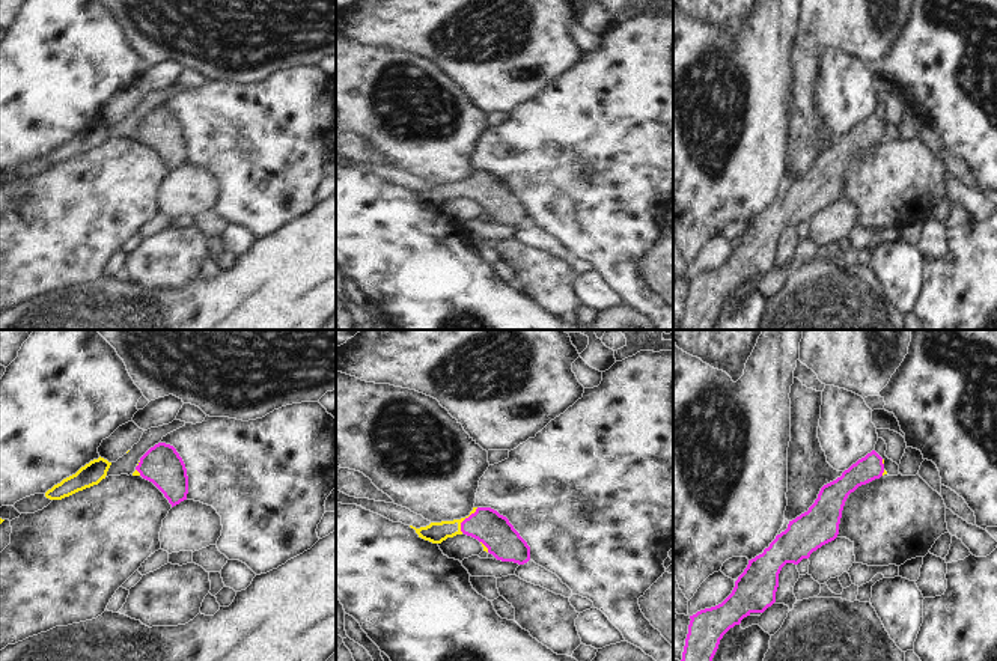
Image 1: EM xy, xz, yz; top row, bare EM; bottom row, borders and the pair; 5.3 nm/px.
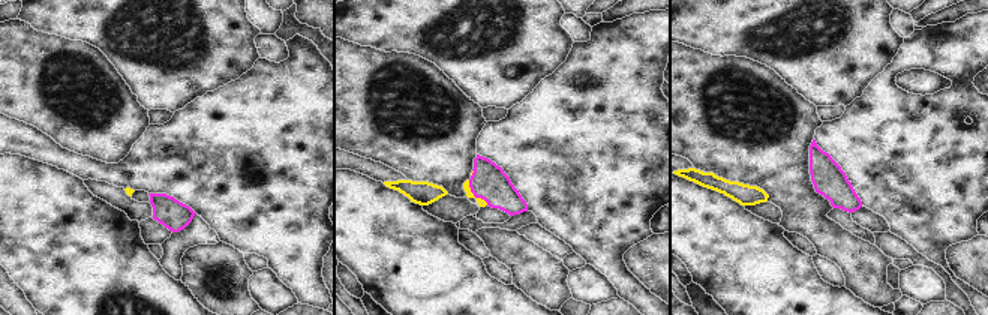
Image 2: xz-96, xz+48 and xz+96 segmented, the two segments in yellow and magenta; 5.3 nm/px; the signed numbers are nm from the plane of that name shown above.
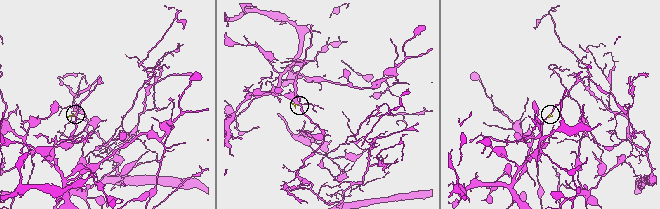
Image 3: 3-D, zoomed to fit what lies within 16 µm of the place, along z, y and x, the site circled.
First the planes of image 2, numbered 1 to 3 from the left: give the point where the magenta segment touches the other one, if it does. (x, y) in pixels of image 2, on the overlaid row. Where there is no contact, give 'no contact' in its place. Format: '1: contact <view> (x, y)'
1: no contact
2: contact xz+48 (473, 195)
3: no contact

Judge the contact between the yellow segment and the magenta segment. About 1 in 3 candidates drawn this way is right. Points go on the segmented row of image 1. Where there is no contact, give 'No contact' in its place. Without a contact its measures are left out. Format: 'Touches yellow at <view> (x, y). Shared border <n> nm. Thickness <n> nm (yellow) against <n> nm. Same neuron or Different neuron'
Touches yellow at xz (464, 518). Shared border 160 nm. Thickness 110 nm (yellow) against 190 nm. Same neuron.

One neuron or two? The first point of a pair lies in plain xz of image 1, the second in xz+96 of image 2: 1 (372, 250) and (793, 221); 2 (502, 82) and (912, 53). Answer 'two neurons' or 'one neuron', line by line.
1: two neurons
2: two neurons

